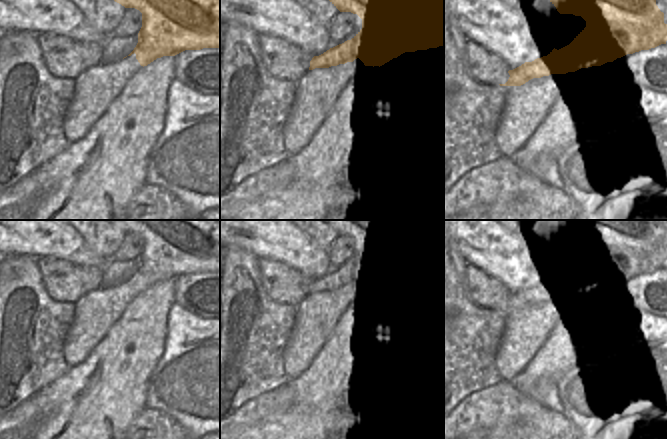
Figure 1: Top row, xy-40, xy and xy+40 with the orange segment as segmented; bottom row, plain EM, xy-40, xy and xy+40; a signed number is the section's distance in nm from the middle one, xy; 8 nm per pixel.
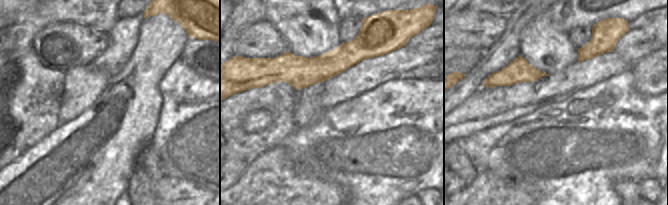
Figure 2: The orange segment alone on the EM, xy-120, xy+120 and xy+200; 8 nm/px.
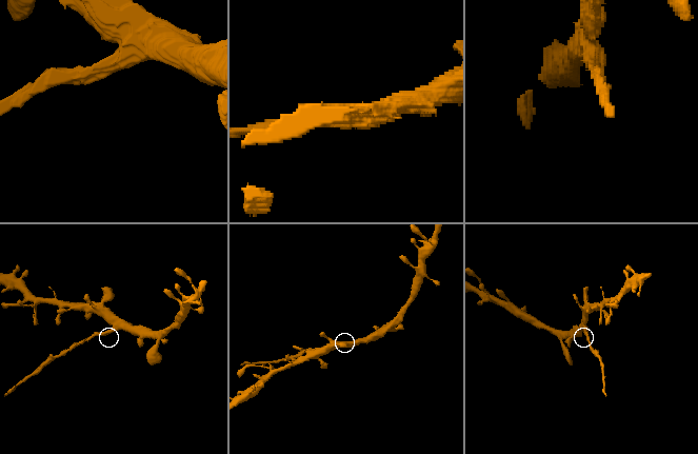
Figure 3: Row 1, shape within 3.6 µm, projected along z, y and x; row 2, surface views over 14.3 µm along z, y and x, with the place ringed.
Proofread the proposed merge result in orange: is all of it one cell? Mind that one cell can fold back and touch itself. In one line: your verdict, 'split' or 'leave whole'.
split

